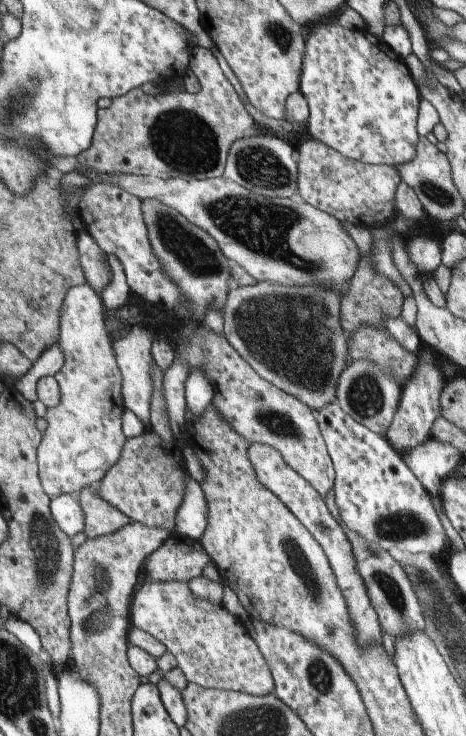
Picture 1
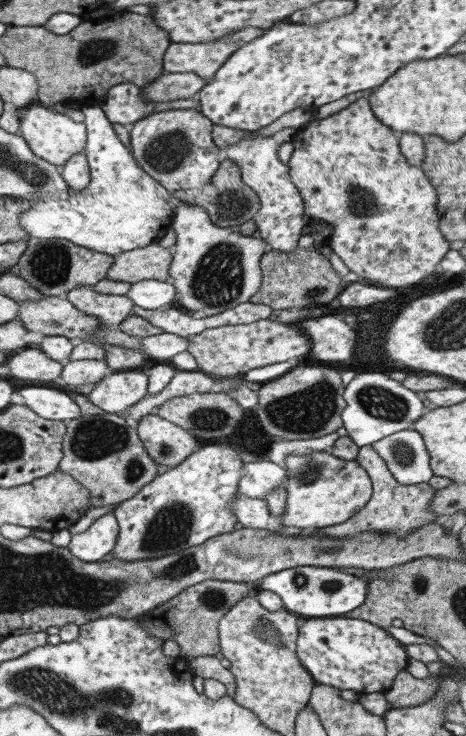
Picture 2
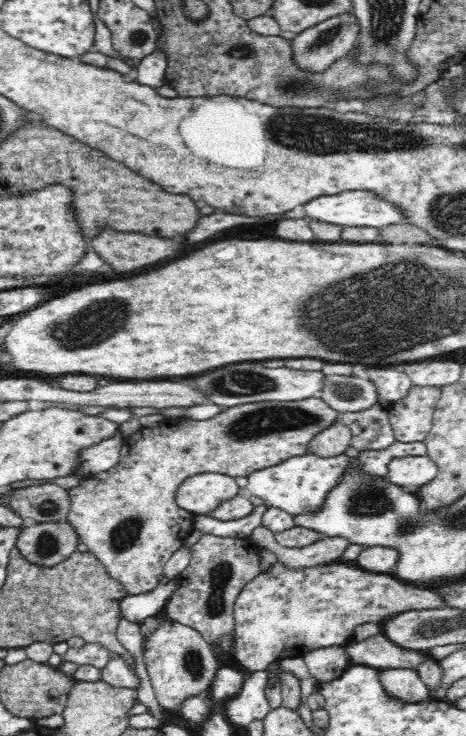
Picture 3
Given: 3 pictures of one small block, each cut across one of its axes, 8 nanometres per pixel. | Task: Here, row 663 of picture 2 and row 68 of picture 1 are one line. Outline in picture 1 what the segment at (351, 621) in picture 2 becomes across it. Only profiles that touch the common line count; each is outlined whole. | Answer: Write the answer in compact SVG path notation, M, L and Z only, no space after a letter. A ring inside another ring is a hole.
M335 20L311 26L307 32L304 32L304 40L305 48L303 48L303 58L301 58L298 91L301 92L301 96L305 98L305 102L307 102L308 106L306 127L309 136L333 148L333 150L336 150L345 158L361 161L365 164L372 164L373 166L385 165L394 167L403 164L403 162L413 160L413 156L415 156L415 144L417 144L418 139L415 120L417 120L420 94L413 79L408 74L404 61L397 55L393 55L391 48L389 48L380 37L373 36L371 33L368 33L366 29L349 30L343 28Z

